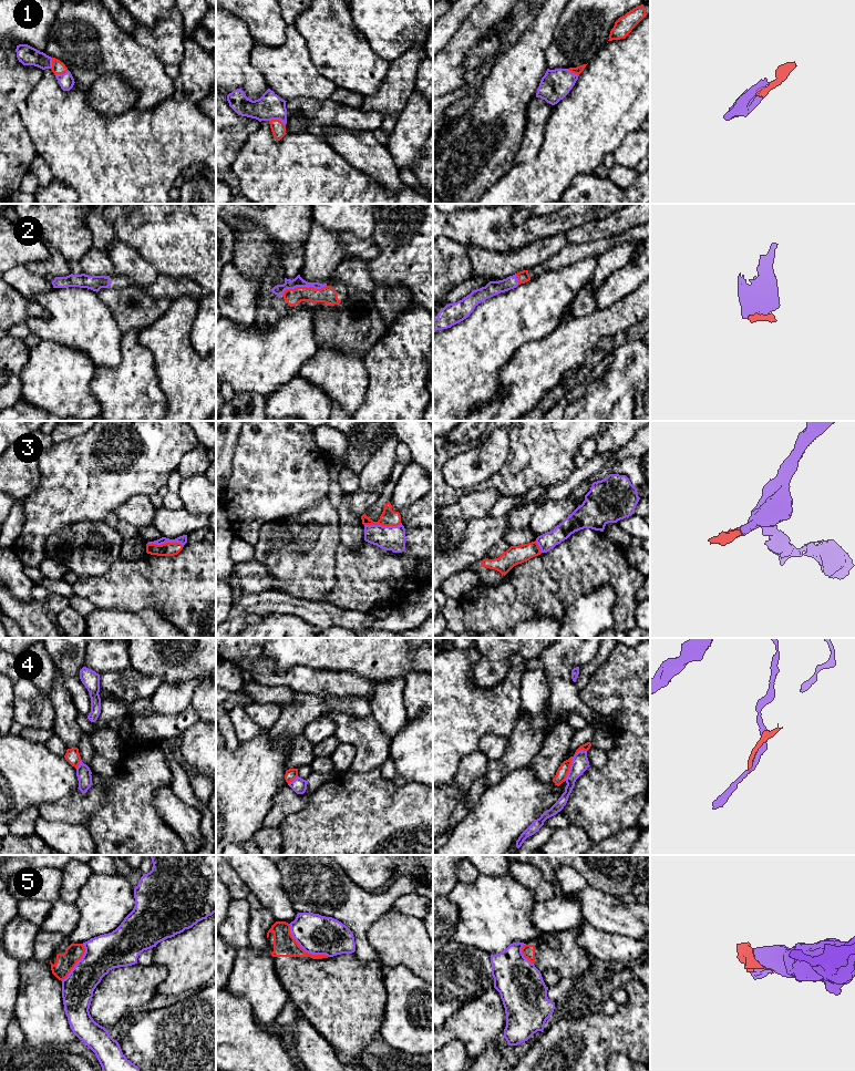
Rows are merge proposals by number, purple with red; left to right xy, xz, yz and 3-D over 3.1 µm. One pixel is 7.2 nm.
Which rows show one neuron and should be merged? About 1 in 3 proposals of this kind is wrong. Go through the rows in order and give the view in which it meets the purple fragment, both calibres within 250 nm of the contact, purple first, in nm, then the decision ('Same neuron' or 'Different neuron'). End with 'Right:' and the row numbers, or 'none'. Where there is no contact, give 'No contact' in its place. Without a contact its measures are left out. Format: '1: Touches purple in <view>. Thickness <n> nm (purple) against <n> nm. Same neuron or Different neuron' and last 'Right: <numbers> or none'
1: Touches purple in xz. Thickness 190 nm (purple) against 110 nm. Same neuron
2: Touches purple in xz. Thickness 80 nm (purple) against 120 nm. Same neuron
3: Touches purple in xz. Thickness 180 nm (purple) against 120 nm. Same neuron
4: Touches purple in yz. Thickness 120 nm (purple) against 80 nm. Different neuron
5: Touches purple in xz. Thickness 280 nm (purple) against 170 nm. Different neuron
Right: 1, 2, 3

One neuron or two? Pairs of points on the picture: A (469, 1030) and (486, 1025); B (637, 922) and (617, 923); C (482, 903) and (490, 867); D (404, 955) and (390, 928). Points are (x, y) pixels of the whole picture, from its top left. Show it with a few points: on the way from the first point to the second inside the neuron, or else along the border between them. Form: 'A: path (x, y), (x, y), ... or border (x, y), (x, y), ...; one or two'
A: path (473, 1026), (482, 1025); one
B: path (632, 922), (621, 922); one
C: border (478, 873), (493, 876), (507, 875); two
D: path (404, 948), (404, 945), (394, 935); one

